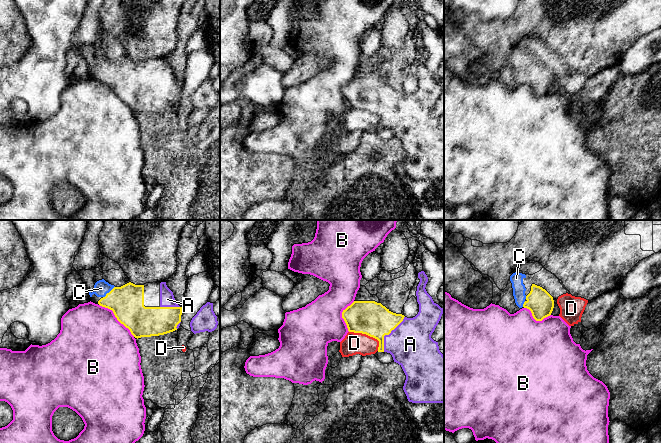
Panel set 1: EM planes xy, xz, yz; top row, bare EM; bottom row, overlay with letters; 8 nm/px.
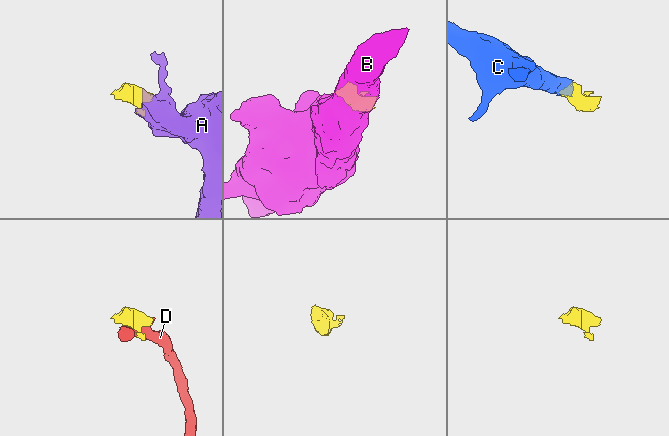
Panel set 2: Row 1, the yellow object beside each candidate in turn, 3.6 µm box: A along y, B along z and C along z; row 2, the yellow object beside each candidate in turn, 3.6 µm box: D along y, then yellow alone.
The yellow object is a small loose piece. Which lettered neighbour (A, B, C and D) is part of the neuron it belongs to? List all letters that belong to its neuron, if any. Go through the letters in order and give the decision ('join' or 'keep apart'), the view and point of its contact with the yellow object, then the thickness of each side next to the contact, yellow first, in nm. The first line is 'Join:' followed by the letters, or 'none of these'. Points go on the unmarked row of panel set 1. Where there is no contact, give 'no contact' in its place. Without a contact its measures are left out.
Join: A, C
A: join; meets yellow in xz at (387, 110); 280 nm thick on the yellow side, 360 nm on the other
B: keep apart; meets yellow in xy at (116, 93); 280 nm thick on the yellow side, 500 nm on the other
C: join; meets yellow in xy at (109, 68); 280 nm thick on the yellow side, 120 nm on the other
D: keep apart; meets yellow in xz at (368, 111); 280 nm thick on the yellow side, 180 nm on the other

